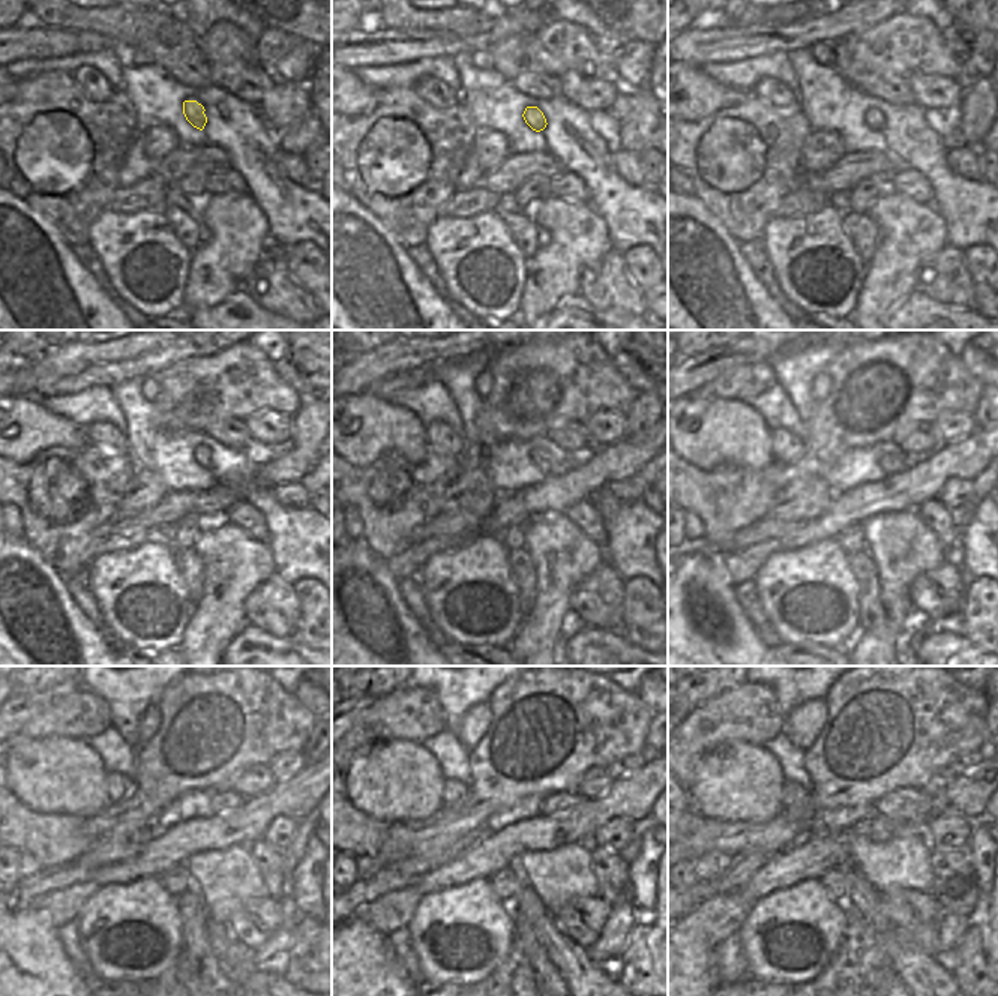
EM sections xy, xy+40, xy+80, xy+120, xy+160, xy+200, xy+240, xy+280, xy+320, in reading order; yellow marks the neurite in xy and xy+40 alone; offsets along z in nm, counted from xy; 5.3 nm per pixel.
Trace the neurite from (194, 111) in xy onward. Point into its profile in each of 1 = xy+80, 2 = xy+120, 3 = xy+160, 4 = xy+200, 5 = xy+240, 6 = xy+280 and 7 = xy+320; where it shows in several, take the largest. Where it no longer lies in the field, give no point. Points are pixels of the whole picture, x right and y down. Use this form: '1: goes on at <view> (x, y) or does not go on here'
1: goes on at xy+80 (874, 119)
2: goes on at xy+120 (201, 455)
3: goes on at xy+160 (541, 458)
4: goes on at xy+200 (890, 464)
5: goes on at xy+240 (222, 800)
6: goes on at xy+280 (563, 800)
7: goes on at xy+320 (910, 804)

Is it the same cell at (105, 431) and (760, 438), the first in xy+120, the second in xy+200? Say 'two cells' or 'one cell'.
two cells

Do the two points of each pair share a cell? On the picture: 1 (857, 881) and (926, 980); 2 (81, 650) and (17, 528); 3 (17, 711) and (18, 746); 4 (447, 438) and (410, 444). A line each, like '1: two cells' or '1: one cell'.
1: one cell
2: two cells
3: two cells
4: two cells

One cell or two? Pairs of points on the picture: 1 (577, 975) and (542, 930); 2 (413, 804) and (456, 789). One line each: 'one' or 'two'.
1: one
2: two

